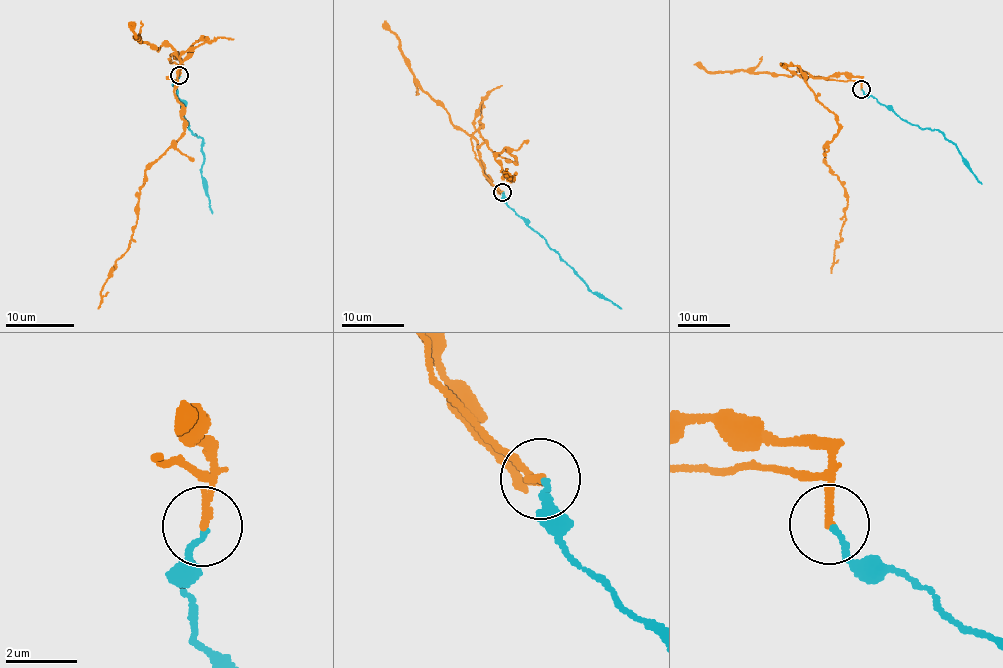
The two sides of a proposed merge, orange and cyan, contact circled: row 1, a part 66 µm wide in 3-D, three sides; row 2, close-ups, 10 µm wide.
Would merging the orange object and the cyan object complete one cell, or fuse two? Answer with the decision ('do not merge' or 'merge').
do not merge

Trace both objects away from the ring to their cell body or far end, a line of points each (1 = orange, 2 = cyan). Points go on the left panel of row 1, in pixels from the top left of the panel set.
1: (179, 76), (169, 55), (180, 59), (174, 93), (184, 130), (145, 170), (136, 225), (98, 308)
2: (179, 76), (174, 85), (189, 126), (202, 141), (201, 174), (212, 214)

